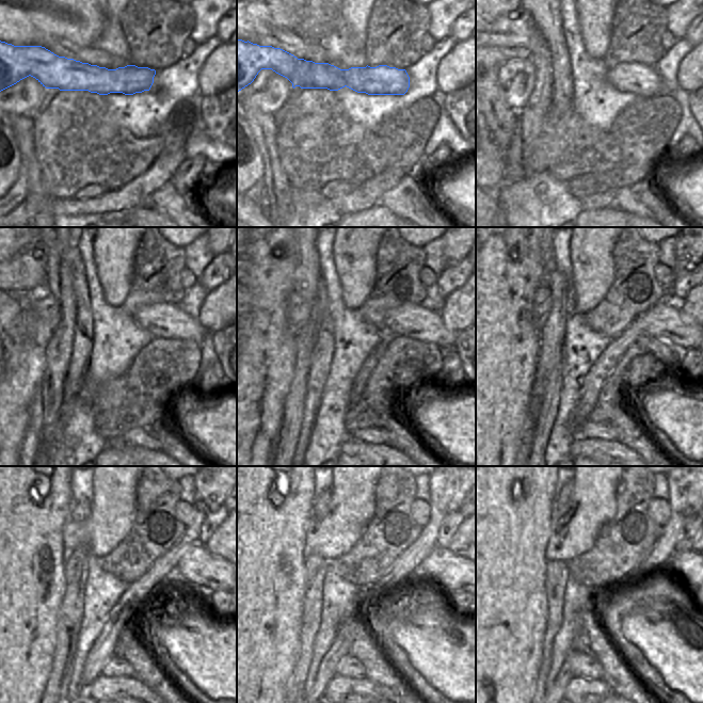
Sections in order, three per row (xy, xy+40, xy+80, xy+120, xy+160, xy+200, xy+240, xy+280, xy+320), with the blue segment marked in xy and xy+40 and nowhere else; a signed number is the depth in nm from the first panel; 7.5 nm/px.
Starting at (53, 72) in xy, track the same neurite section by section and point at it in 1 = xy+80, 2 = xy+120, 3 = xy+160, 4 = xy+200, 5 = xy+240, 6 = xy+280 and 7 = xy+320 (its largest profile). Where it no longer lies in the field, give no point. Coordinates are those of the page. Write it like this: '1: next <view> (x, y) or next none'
1: next xy+80 (643, 81)
2: next xy+120 (162, 320)
3: next xy+160 (412, 320)
4: next xy+200 (665, 322)
5: next xy+240 (198, 569)
6: next xy+280 (449, 571)
7: next xy+320 (692, 568)

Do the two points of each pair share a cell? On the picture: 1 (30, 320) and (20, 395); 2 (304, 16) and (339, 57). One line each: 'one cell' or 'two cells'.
1: one cell
2: two cells

